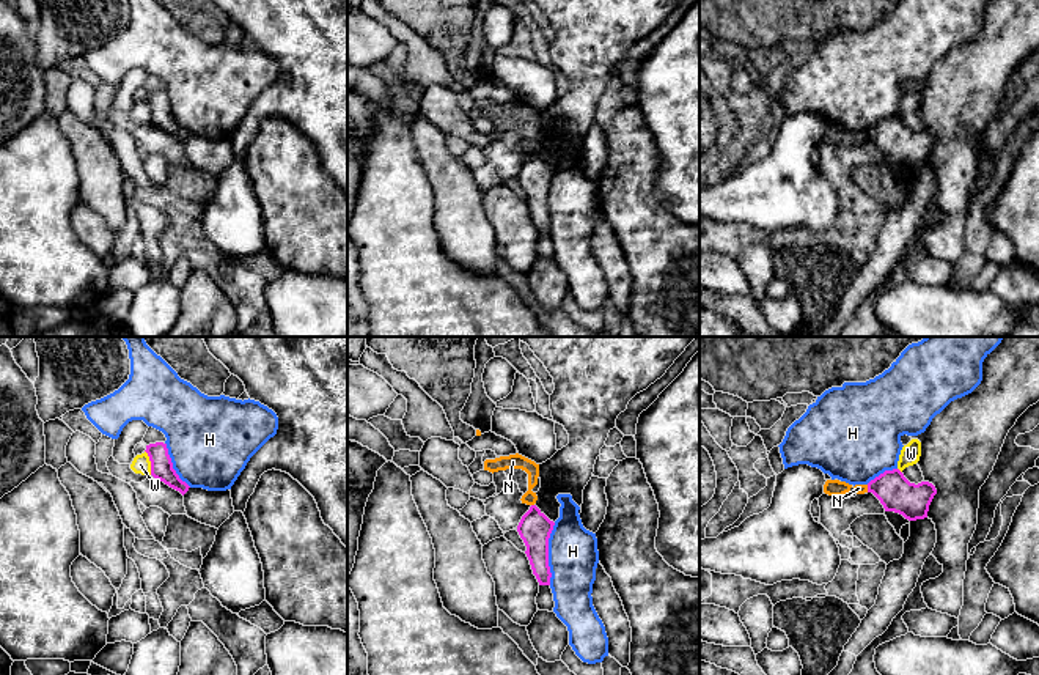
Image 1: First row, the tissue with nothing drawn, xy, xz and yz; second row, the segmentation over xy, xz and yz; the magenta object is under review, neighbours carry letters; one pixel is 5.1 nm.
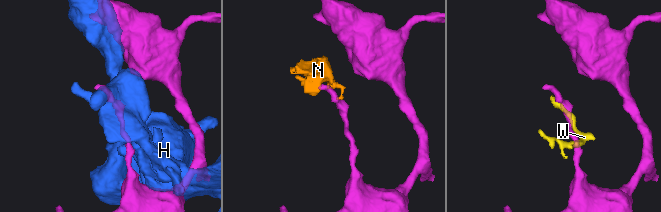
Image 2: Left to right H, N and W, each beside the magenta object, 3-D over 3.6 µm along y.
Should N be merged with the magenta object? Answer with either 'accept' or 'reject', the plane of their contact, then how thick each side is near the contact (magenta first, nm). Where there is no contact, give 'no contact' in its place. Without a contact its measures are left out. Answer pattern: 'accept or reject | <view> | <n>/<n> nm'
reject | yz | 180/50 nm

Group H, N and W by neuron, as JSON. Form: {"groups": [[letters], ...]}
{"groups": [["H"], ["N"], ["W"]]}

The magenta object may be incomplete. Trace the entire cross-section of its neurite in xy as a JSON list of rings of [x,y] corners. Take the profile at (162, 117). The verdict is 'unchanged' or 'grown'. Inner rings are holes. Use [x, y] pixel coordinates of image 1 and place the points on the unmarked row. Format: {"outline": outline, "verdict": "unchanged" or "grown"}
{"outline": [[[163,90],[149,91],[146,93],[145,99],[148,101],[151,109],[151,123],[184,143],[190,134],[185,129],[182,129],[176,118],[173,116],[167,91]]], "verdict": "unchanged"}

